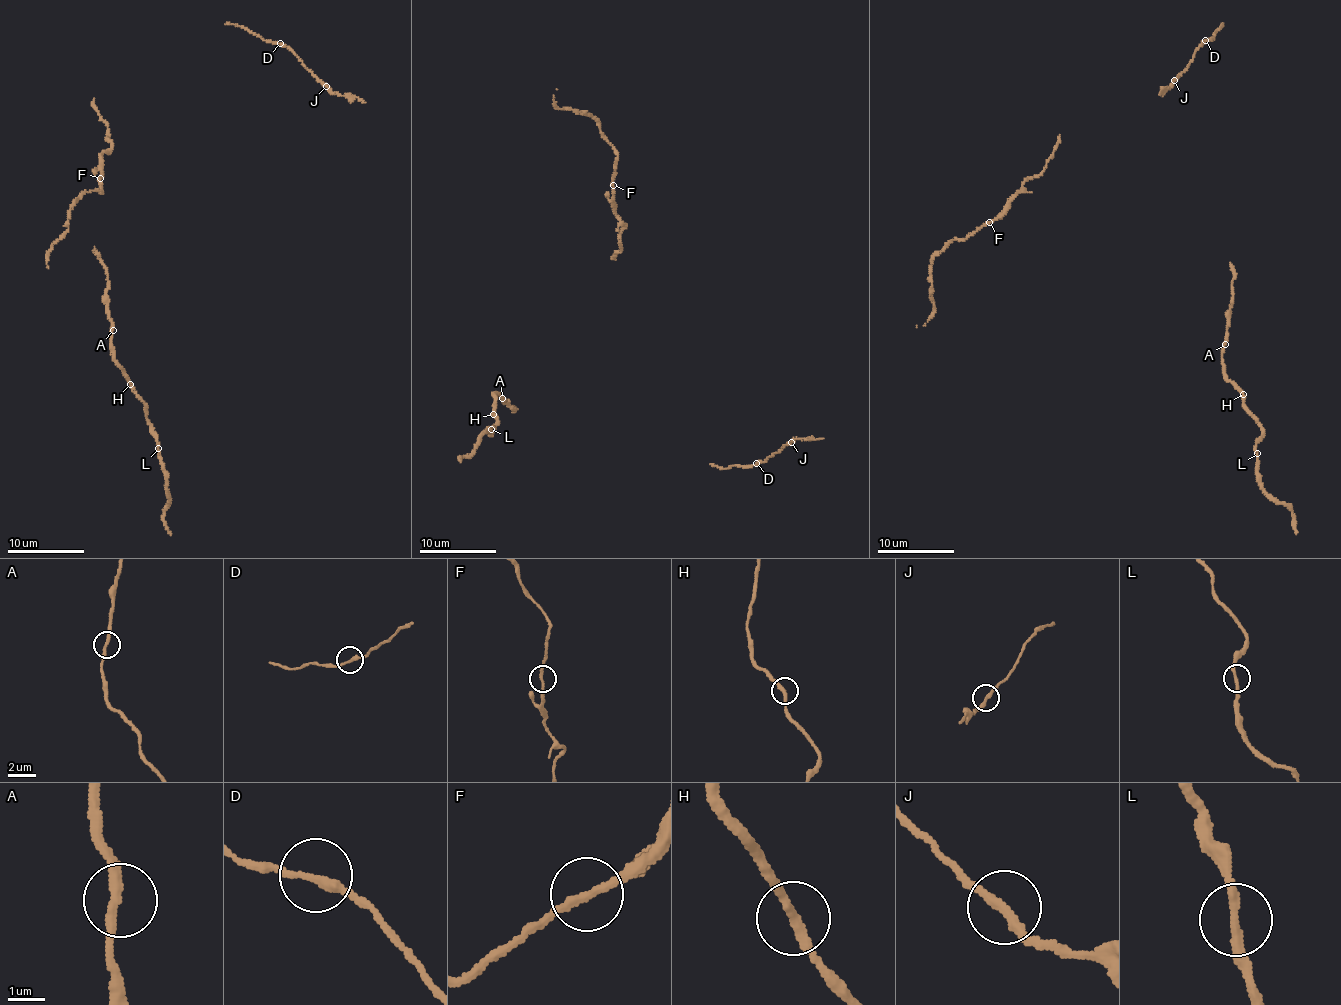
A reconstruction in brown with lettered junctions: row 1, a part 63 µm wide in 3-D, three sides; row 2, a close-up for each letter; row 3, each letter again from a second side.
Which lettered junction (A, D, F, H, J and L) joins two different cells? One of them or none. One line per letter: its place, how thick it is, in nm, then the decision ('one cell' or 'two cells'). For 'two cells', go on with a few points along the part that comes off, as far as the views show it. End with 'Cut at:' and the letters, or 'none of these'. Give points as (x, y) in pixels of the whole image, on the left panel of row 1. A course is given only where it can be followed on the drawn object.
A: at (113, 330); 240 nm thick; one cell
D: at (280, 43); 240 nm thick; one cell
F: at (100, 178); 200 nm thick; one cell
H: at (130, 384); 260 nm thick; one cell
J: at (326, 86); 240 nm thick; two cells; foreign part runs (326, 85), (332, 92), (352, 95), (365, 102)
L: at (158, 448); 240 nm thick; one cell
Cut at: J

